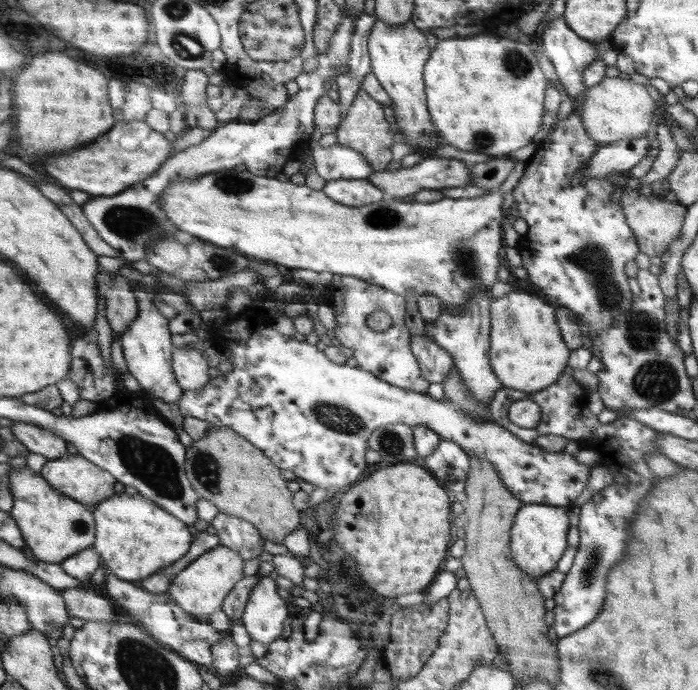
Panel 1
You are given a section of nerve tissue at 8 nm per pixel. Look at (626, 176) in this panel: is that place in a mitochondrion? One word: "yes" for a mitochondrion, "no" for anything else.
no

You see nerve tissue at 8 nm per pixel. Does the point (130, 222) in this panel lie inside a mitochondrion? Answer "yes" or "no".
yes

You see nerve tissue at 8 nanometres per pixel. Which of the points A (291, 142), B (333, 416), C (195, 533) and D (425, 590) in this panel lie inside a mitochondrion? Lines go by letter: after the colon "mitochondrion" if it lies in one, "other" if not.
A: other
B: mitochondrion
C: other
D: other

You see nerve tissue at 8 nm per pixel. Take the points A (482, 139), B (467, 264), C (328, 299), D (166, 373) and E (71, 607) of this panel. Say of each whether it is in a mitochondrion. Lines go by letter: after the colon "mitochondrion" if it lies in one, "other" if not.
A: mitochondrion
B: mitochondrion
C: other
D: other
E: other

